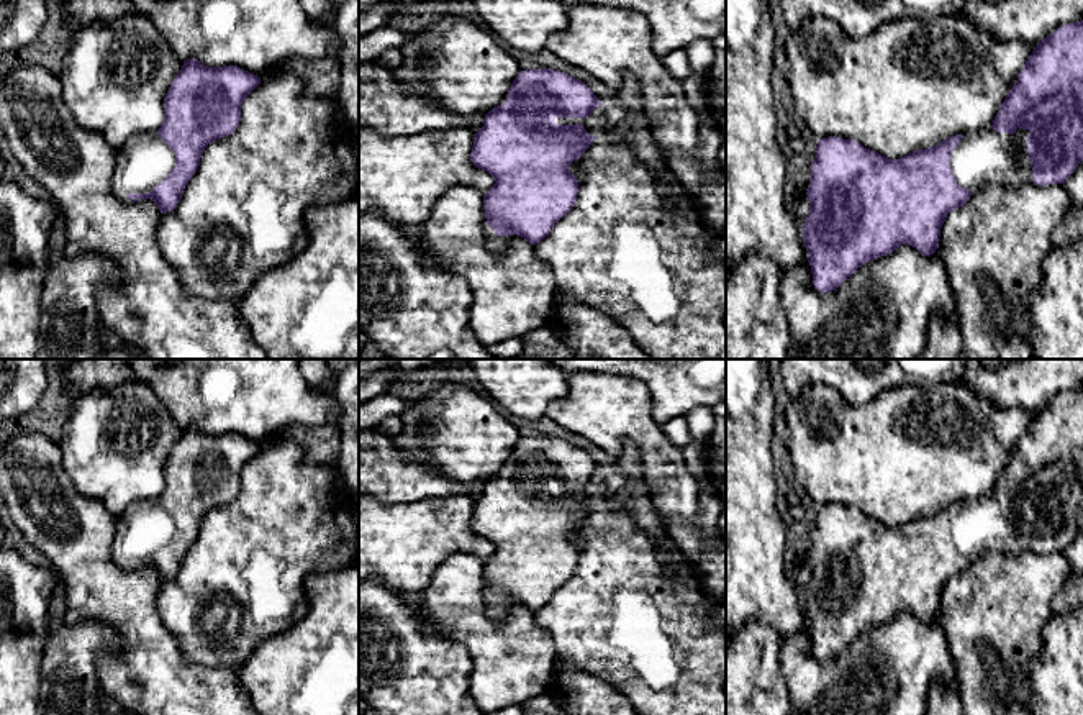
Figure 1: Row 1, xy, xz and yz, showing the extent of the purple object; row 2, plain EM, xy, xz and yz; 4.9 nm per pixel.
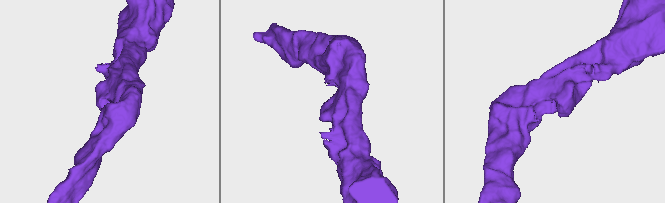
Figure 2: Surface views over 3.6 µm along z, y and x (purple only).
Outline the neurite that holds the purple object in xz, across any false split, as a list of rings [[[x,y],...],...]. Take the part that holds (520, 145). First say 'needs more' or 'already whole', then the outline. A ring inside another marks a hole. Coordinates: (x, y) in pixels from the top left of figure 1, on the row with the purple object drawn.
needs more; [[[526,69],[510,85],[506,100],[485,115],[483,126],[474,134],[470,159],[495,179],[483,195],[485,243],[493,254],[500,256],[513,235],[529,244],[539,243],[575,205],[578,182],[569,166],[596,138],[583,123],[600,105],[596,95],[567,72]]]

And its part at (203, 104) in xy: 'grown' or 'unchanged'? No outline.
grown

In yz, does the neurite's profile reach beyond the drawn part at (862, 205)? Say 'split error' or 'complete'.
split error

